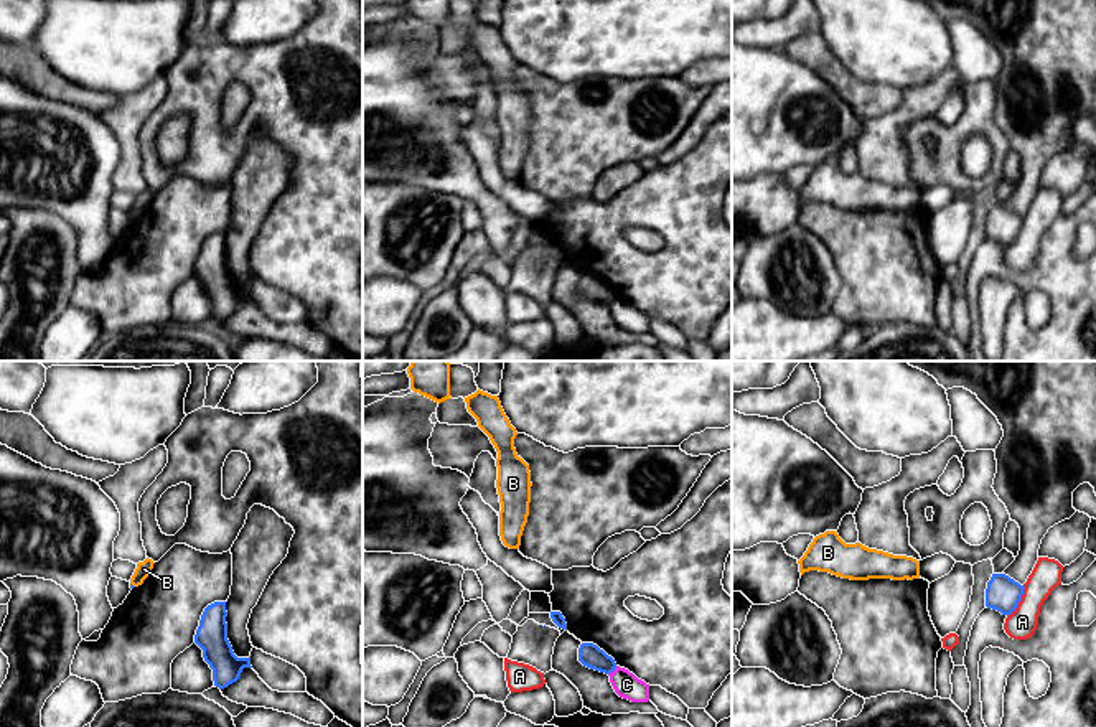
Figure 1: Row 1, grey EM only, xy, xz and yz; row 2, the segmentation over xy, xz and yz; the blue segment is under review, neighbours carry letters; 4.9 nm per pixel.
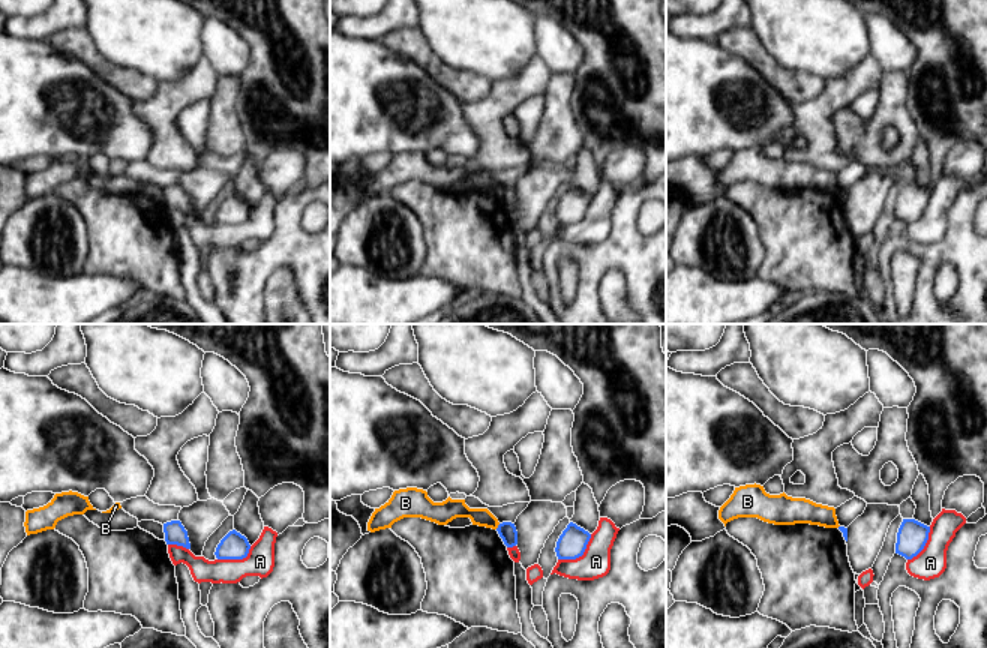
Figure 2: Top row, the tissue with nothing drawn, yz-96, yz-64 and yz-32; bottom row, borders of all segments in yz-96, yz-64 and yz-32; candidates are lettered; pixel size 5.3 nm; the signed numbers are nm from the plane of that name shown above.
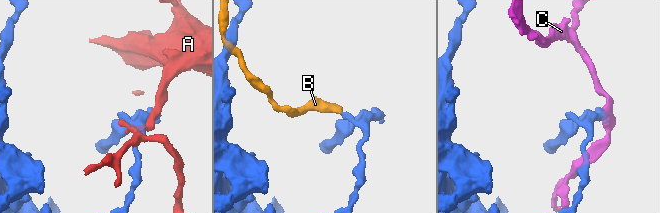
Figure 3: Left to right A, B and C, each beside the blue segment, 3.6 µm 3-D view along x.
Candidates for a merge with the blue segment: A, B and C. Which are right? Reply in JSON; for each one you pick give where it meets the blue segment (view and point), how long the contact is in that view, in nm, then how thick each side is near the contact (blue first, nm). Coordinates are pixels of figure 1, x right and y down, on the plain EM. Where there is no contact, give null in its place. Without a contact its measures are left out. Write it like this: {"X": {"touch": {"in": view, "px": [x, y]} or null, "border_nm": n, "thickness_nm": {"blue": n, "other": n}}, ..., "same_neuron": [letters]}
{"same_neuron": []}

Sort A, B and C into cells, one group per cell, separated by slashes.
A / B / C

